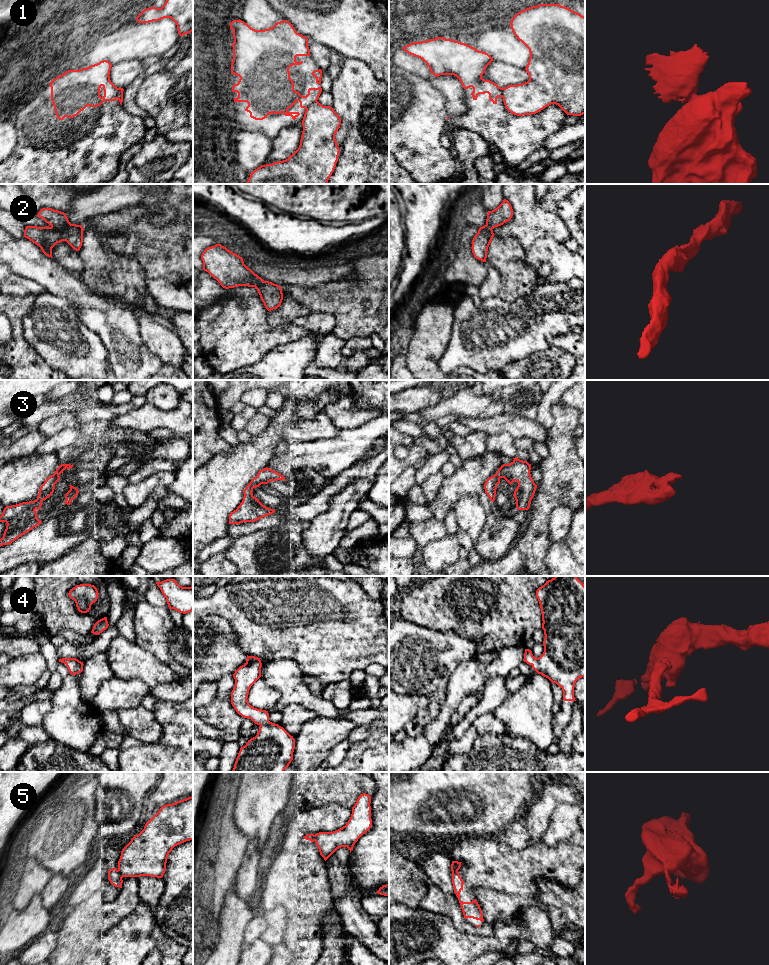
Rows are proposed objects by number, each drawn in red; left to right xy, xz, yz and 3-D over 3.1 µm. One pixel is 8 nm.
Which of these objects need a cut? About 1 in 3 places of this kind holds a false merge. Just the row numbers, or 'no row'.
1, 5

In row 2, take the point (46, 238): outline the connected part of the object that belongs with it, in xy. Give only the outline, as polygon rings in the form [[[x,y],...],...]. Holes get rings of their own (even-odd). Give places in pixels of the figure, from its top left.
[[[42,208],[37,217],[49,225],[26,226],[24,237],[39,246],[46,256],[53,258],[52,248],[62,241],[66,241],[74,250],[80,250],[84,231],[82,225],[71,224],[64,212],[52,208]]]

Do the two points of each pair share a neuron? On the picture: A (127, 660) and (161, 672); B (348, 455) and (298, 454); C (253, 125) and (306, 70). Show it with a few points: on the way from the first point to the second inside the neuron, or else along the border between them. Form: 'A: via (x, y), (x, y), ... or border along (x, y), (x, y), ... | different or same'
A: via (135, 662), (153, 672) | same
B: via (336, 455), (310, 454) | same
C: via (267, 111), (292, 84) | same

